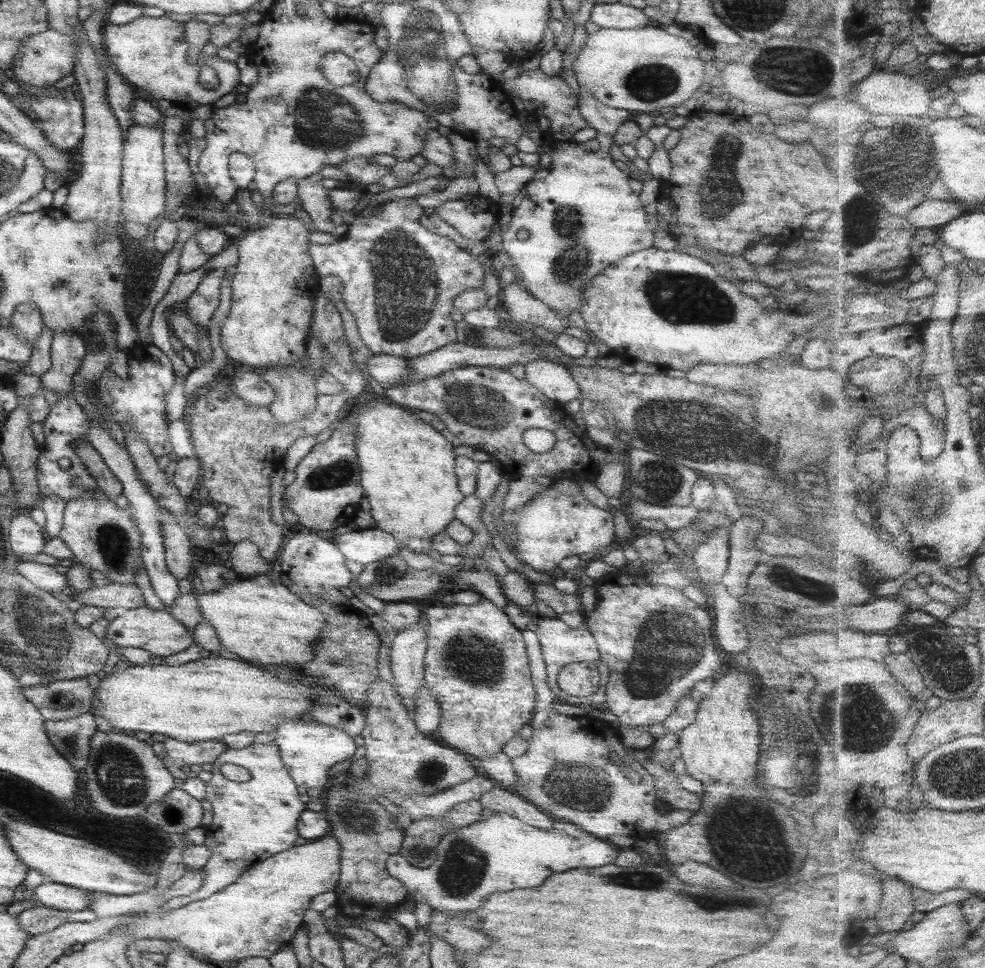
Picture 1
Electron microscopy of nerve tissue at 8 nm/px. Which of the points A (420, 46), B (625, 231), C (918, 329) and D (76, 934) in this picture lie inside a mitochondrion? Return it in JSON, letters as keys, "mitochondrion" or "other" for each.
{"A":"mitochondrion","B":"other","C":"other","D":"other"}

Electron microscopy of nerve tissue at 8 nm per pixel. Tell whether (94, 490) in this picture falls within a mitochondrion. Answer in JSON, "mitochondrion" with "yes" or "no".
{"mitochondrion":"no"}

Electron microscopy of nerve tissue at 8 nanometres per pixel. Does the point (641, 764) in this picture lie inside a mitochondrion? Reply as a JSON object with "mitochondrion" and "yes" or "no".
{"mitochondrion":"no"}

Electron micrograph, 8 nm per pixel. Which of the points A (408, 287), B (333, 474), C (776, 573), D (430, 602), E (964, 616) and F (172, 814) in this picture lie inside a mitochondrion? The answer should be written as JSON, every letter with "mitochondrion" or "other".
{"A":"mitochondrion","B":"mitochondrion","C":"mitochondrion","D":"other","E":"other","F":"mitochondrion"}

